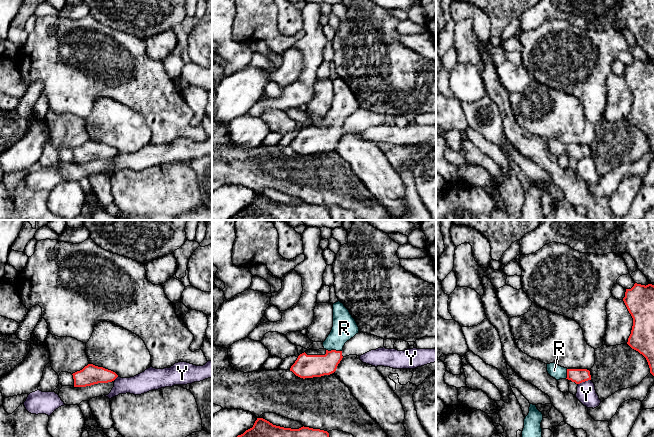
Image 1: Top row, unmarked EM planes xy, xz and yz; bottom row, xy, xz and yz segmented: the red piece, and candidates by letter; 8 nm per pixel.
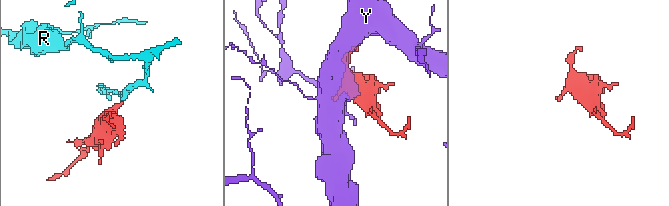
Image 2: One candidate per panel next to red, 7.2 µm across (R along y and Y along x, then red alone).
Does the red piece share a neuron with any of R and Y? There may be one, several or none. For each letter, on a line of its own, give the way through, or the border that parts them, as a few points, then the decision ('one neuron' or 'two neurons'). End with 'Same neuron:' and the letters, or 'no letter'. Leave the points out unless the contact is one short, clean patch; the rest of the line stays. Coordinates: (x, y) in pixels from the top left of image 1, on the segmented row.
R: way xz (308, 366), (319, 365), (334, 350), (334, 343), (344, 328); one neuron
Y: border yz (590, 379), (578, 384); two neurons
Same neuron: R

